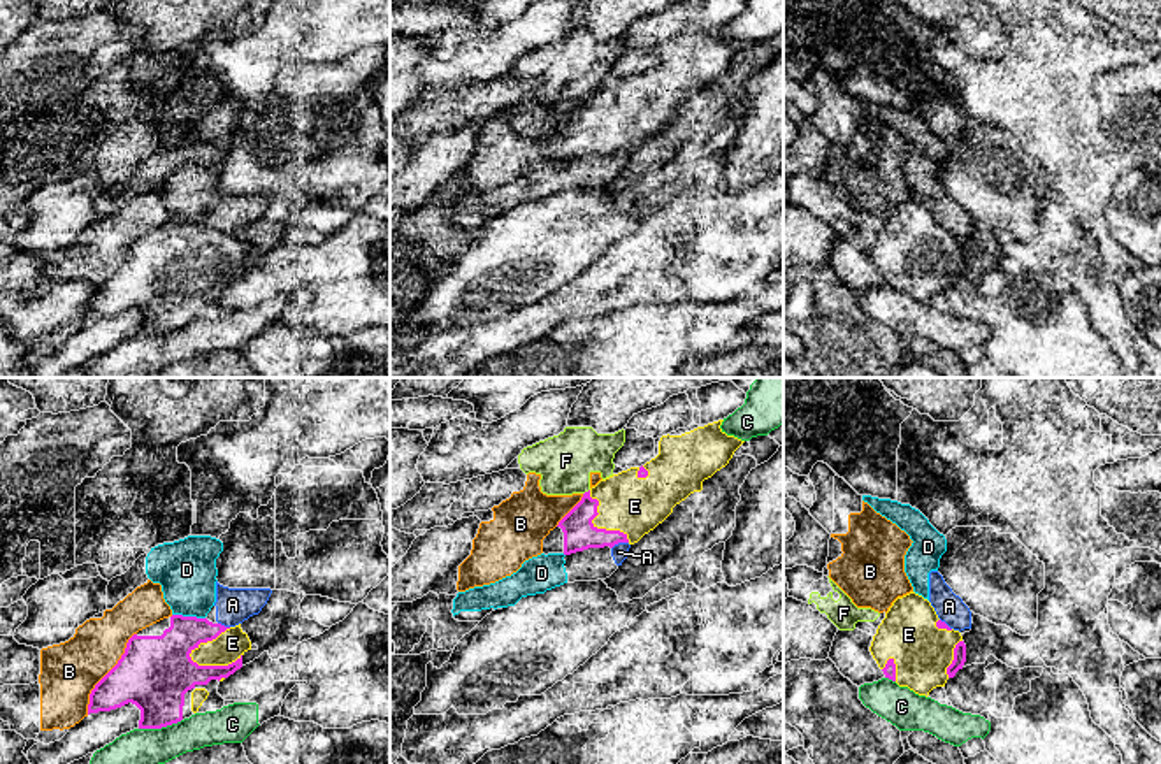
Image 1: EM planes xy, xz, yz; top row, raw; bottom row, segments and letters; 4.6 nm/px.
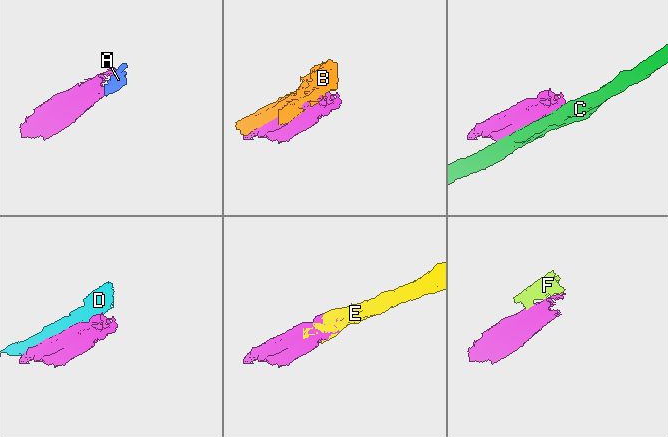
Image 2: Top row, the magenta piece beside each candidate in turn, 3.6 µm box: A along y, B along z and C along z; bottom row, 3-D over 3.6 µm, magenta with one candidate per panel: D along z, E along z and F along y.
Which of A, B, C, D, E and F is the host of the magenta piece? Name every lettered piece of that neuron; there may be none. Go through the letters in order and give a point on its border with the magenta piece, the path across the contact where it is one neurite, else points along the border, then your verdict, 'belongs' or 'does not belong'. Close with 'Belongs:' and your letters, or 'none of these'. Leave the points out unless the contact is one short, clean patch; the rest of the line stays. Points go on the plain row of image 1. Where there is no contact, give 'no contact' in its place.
A: contact xz (619, 148); border xz (627, 148), (619, 148), (612, 155); does not belong
B: contact xy (108, 280); does not belong
C: contact xy (160, 334); does not belong
D: contact xy (188, 223); does not belong
E: contact xy (208, 246); belongs
F: contact xz (585, 99); does not belong
Belongs: E

